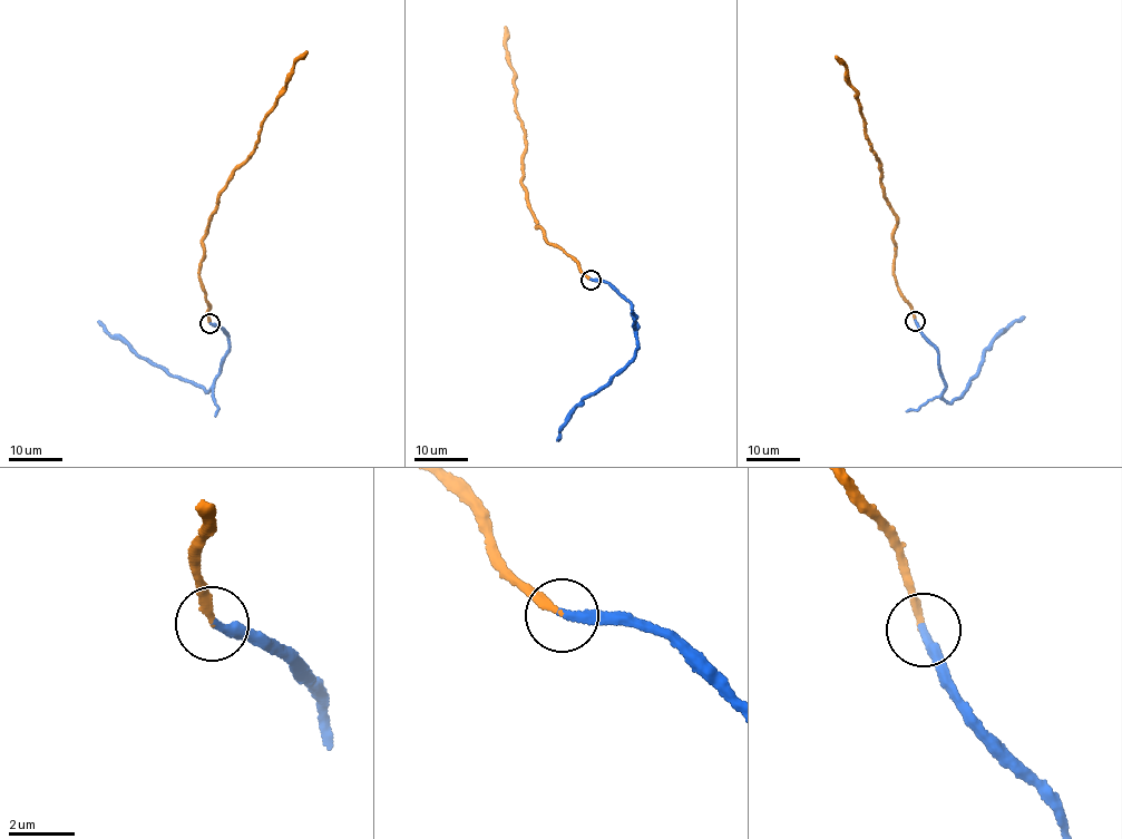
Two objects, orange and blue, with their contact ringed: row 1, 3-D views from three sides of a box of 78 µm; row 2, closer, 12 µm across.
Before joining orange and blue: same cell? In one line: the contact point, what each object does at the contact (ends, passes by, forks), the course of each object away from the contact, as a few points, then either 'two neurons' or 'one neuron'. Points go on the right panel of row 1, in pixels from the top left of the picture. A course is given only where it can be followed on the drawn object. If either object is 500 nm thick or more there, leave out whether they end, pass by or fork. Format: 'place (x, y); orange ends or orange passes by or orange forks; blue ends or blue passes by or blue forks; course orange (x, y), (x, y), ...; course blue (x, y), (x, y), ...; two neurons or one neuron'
place (915, 321); orange ends; blue ends; course orange (915, 321), (897, 285), (897, 216), (885, 196), (879, 158), (846, 64), (836, 57); course blue (915, 321), (938, 354), (945, 390), (942, 397), (949, 402), (960, 399), (975, 378), (994, 338), (1024, 315); one neuron

